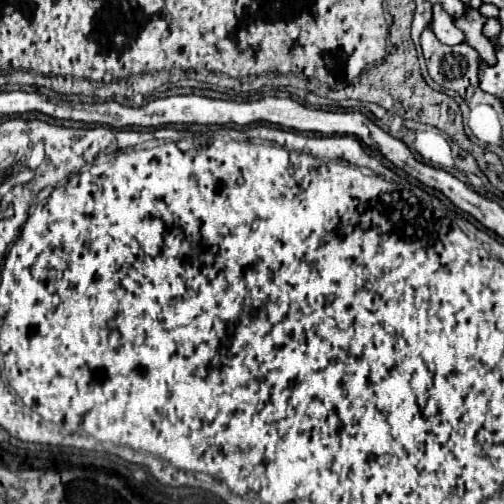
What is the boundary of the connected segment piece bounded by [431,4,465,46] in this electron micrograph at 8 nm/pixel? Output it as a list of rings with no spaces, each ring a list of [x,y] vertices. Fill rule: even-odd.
[[[433,4],[433,20],[431,20],[431,30],[443,44],[459,44],[465,40],[463,32],[453,24],[453,18],[441,8],[441,4]]]

